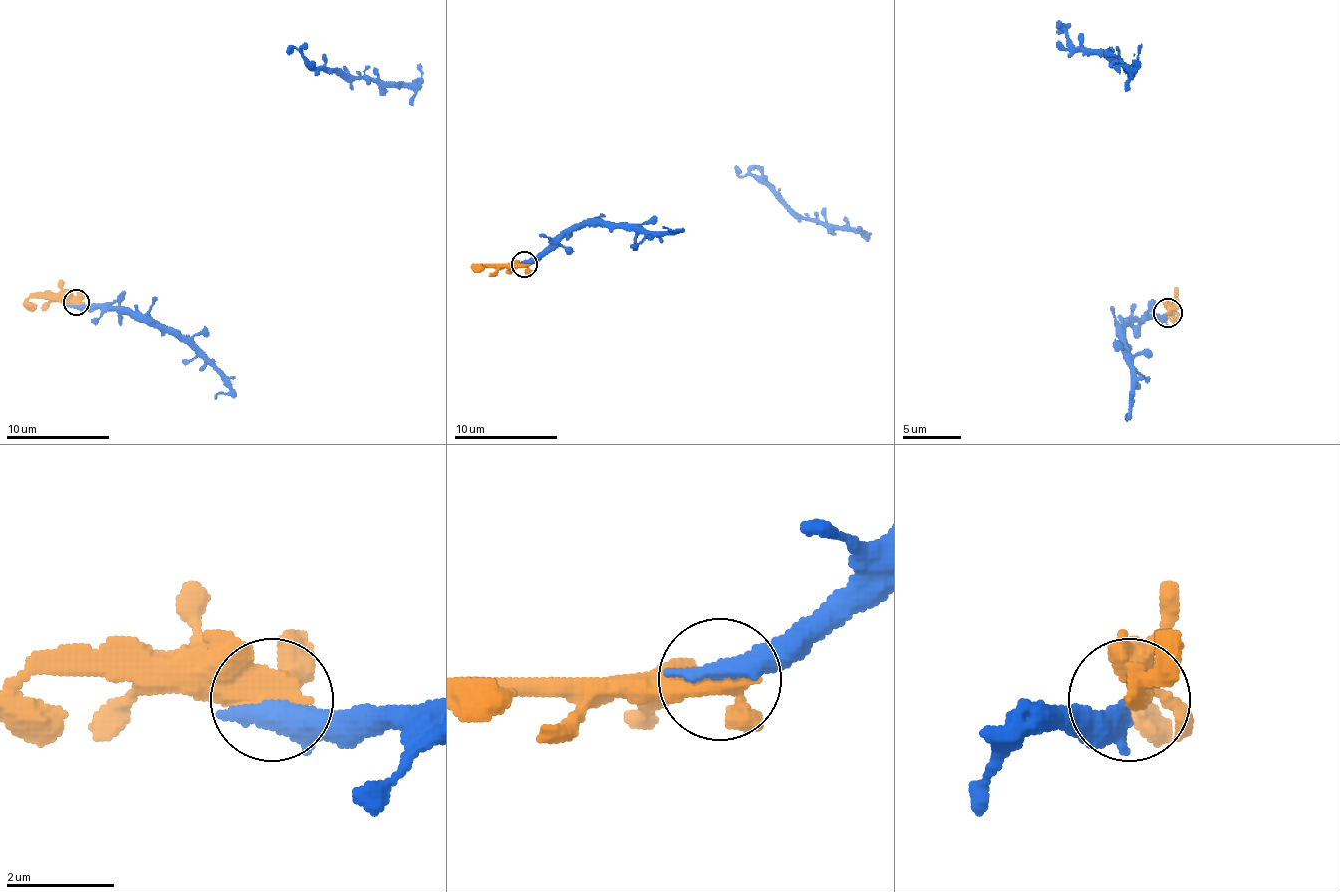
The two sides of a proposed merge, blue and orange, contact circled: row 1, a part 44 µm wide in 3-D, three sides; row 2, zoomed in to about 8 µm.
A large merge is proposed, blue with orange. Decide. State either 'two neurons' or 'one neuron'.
one neuron

